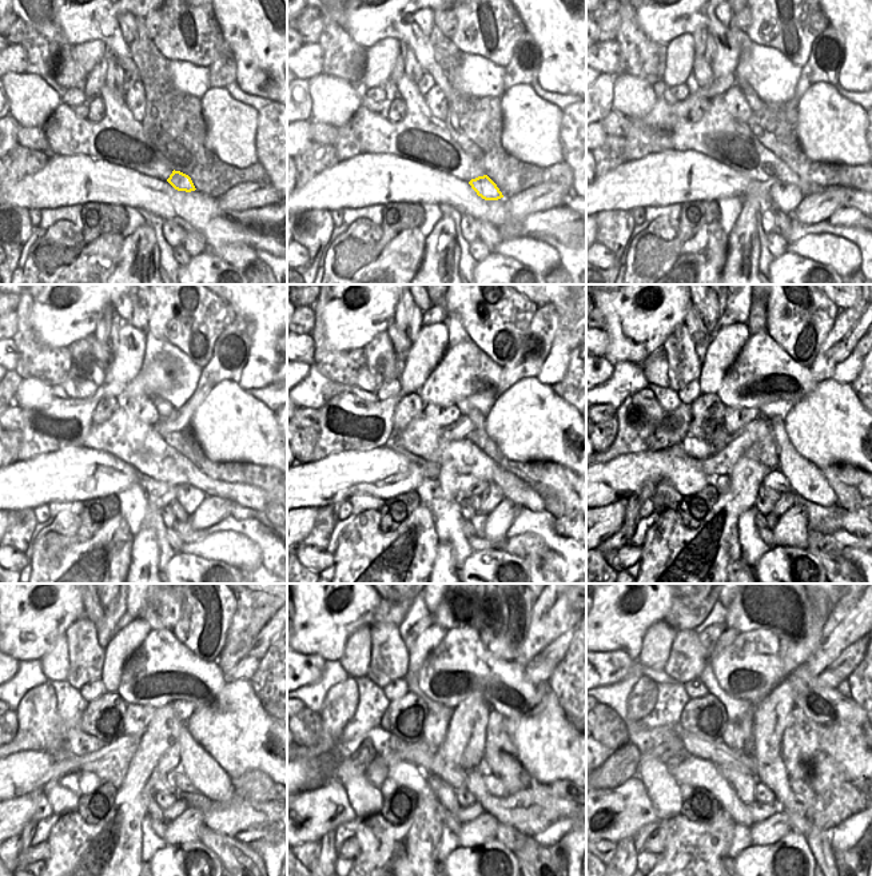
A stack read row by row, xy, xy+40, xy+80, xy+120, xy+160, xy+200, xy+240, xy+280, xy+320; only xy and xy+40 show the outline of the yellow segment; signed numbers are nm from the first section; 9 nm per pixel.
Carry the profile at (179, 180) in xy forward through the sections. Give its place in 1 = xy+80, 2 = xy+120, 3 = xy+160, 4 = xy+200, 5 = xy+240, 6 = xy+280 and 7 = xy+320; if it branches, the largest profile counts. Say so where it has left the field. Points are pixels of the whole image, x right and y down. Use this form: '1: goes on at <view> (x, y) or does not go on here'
1: goes on at xy+80 (785, 196)
2: goes on at xy+120 (190, 497)
3: goes on at xy+160 (492, 497)
4: goes on at xy+200 (789, 498)
5: goes on at xy+240 (180, 805)
6: goes on at xy+280 (465, 813)
7: goes on at xy+320 (759, 812)

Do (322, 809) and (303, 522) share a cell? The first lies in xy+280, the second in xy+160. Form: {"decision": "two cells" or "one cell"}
{"decision": "one cell"}

